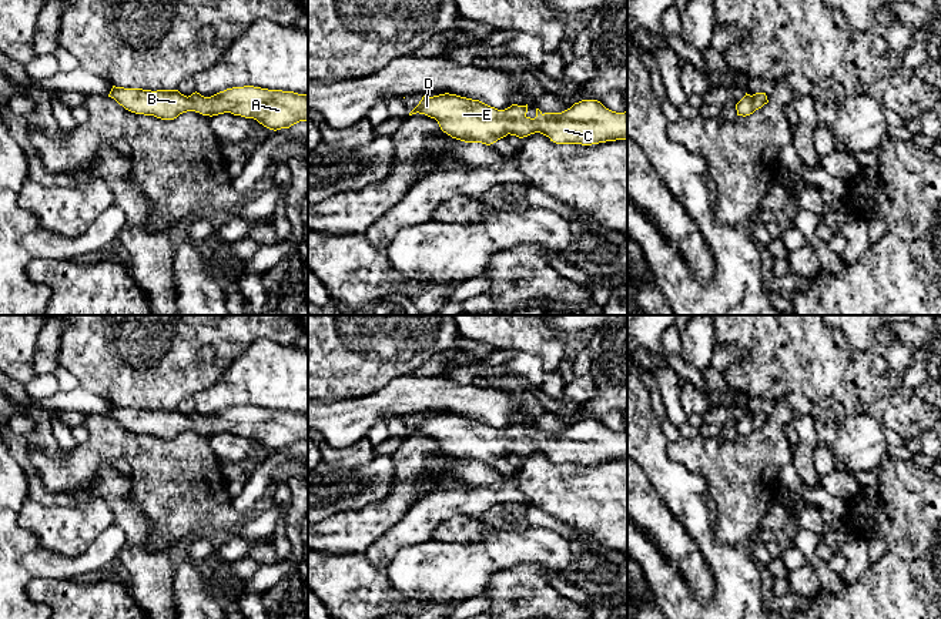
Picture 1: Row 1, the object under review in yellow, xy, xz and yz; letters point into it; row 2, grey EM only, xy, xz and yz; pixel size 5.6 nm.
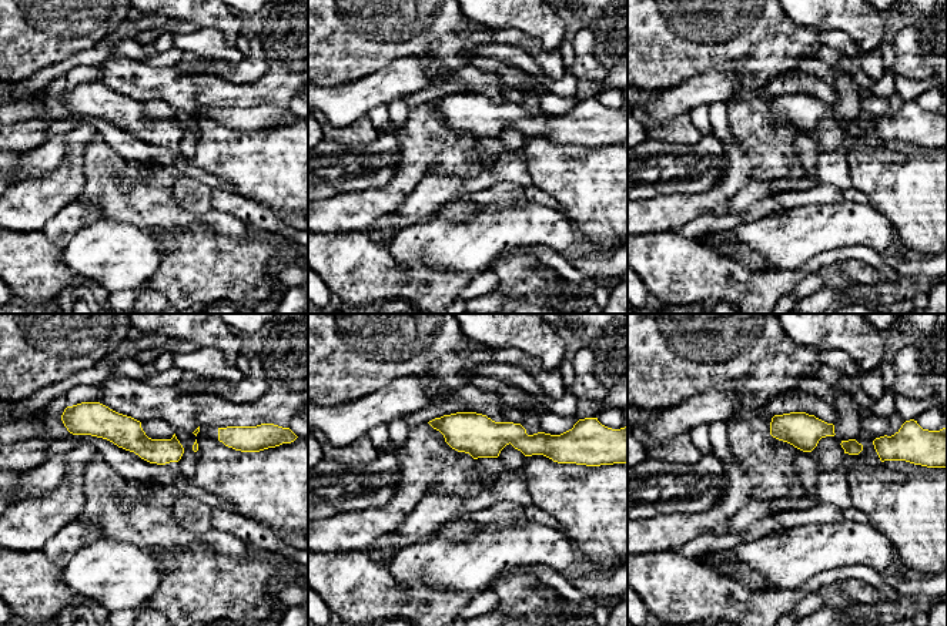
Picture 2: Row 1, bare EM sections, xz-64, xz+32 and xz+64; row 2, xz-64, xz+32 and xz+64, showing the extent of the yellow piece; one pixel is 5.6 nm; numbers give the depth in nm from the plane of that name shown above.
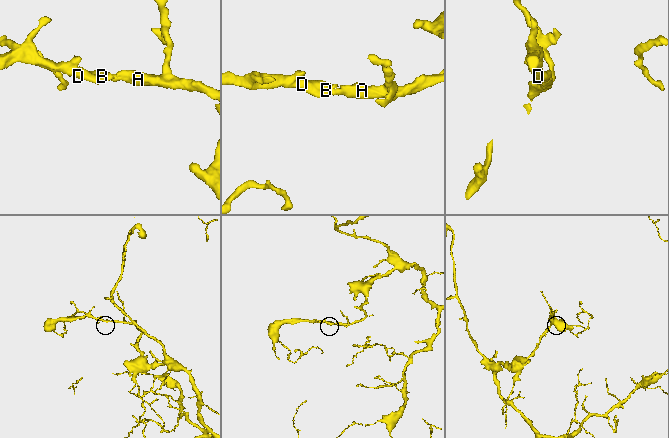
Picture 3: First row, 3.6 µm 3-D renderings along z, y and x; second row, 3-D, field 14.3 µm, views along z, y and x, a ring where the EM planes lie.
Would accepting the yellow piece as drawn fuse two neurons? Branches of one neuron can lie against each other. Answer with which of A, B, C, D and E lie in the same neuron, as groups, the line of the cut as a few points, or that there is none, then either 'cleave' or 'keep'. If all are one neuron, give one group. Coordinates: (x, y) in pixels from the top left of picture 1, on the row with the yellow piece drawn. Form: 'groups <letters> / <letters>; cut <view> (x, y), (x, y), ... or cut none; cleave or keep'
groups A B C D E; cut none; keep

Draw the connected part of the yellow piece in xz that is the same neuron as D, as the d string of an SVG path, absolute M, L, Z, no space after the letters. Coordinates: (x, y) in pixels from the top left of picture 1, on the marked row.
M456 94L423 96L409 113L435 118L443 133L465 143L490 145L508 134L519 138L540 133L556 144L592 145L627 140L627 111L616 113L597 100L582 100L562 113L526 116L528 104L498 110Z

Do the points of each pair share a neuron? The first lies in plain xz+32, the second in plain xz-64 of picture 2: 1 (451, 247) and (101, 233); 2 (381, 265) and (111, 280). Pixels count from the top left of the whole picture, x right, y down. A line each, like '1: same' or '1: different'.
1: same
2: different

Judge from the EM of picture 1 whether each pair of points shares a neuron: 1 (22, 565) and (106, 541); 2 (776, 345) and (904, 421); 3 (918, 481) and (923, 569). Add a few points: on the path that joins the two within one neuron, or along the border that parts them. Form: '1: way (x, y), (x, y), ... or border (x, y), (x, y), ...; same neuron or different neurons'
1: way (43, 565), (81, 565), (86, 562); same neuron
2: way (807, 357), (851, 375), (873, 390); same neuron
3: way (918, 504), (918, 551); same neuron

